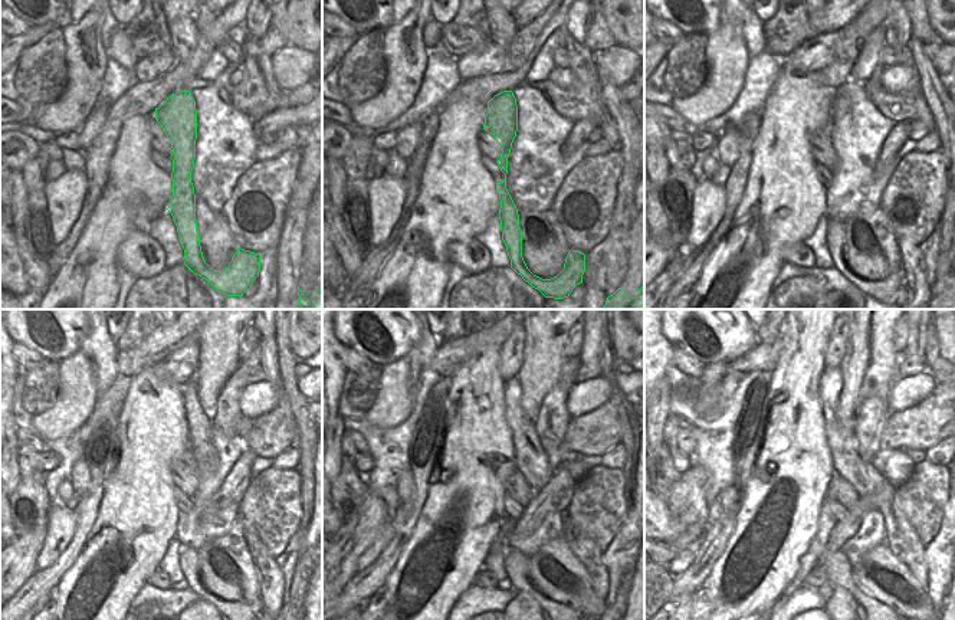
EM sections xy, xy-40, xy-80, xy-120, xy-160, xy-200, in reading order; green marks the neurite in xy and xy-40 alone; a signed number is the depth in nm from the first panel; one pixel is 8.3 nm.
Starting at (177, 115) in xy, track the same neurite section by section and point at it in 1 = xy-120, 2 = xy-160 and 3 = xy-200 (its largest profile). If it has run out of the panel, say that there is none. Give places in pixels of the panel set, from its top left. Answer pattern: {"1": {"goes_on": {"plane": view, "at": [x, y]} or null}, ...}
{"1": {"goes_on": {"plane": "xy-120", "at": [189, 558]}}, "2": {"goes_on": {"plane": "xy-160", "at": [517, 566]}}, "3": {"goes_on": {"plane": "xy-200", "at": [839, 568]}}}

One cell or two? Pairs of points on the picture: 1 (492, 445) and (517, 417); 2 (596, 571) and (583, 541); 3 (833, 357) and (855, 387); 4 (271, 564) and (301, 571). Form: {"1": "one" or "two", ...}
{"1": "two", "2": "one", "3": "two", "4": "two"}

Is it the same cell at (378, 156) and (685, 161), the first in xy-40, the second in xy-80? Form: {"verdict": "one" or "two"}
{"verdict": "two"}

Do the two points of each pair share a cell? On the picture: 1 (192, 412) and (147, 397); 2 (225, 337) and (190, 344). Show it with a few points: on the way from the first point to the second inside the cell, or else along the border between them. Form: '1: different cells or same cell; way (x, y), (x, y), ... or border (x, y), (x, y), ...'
1: different cells; border (181, 387), (184, 417), (192, 442)
2: different cells; border (199, 333), (199, 367), (196, 370)

